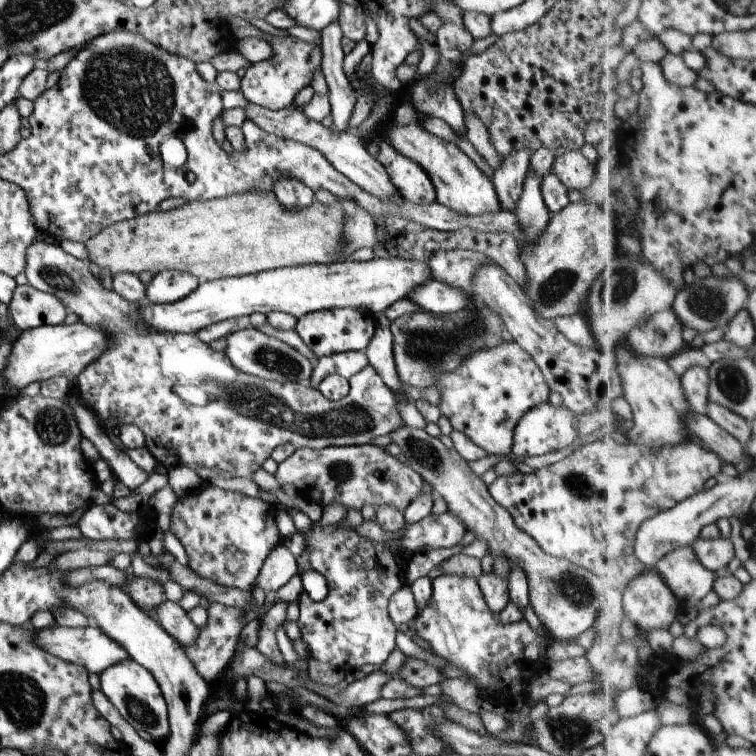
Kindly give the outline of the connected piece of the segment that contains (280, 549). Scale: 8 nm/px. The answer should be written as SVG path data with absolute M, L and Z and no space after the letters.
M281 542L268 554L254 584L265 593L278 590L299 572L296 558Z

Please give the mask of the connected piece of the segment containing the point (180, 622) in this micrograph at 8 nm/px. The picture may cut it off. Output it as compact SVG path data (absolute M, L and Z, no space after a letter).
M166 599L164 604L160 604L156 608L153 617L180 645L188 648L188 646L192 646L196 642L200 630L194 625L187 612L180 607L177 601Z

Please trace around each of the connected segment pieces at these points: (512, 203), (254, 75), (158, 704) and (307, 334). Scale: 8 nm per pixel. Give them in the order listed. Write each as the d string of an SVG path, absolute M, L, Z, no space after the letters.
M520 148L503 158L498 170L494 171L493 185L502 211L516 210L530 169L529 160L532 153L528 148Z
M262 32L270 46L272 46L272 58L251 64L246 69L245 76L241 79L241 92L250 103L277 111L285 109L292 104L294 98L302 89L312 84L316 72L320 72L321 54L320 44L304 42L293 36L275 36L268 32Z
M128 657L119 664L112 664L100 672L100 690L104 696L116 707L116 710L124 717L124 720L136 730L144 730L153 738L153 741L162 744L169 735L168 707L160 685L150 672L140 666L134 659Z
M333 308L301 316L295 331L317 357L327 357L348 351L364 351L376 332L376 322L371 313L361 309Z

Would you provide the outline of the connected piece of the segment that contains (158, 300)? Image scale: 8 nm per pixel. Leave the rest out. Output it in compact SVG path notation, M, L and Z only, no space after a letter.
M162 271L146 287L146 302L150 304L172 304L186 298L201 280L180 271Z

